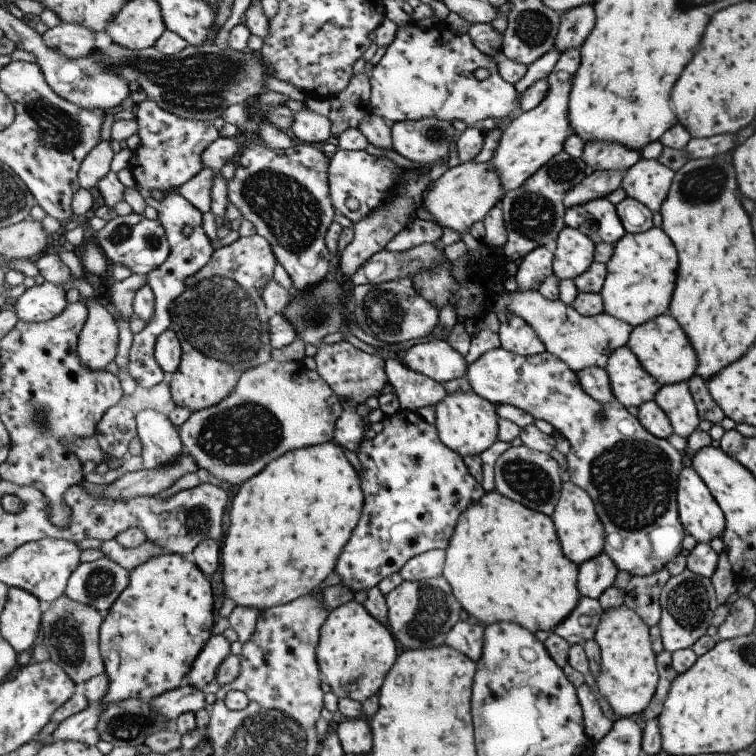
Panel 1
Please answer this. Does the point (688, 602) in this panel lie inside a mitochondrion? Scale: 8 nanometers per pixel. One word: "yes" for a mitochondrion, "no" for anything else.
yes

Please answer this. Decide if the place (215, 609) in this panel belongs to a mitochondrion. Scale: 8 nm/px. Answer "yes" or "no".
no

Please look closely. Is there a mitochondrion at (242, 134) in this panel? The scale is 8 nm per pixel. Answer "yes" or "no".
no

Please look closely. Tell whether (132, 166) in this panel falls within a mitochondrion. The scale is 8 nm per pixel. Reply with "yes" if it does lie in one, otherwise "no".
no

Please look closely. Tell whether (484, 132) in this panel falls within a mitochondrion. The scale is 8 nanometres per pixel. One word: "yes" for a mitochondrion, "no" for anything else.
no

